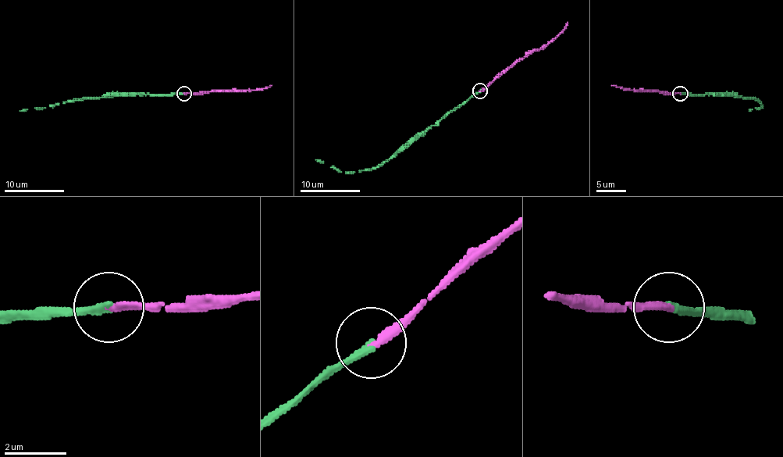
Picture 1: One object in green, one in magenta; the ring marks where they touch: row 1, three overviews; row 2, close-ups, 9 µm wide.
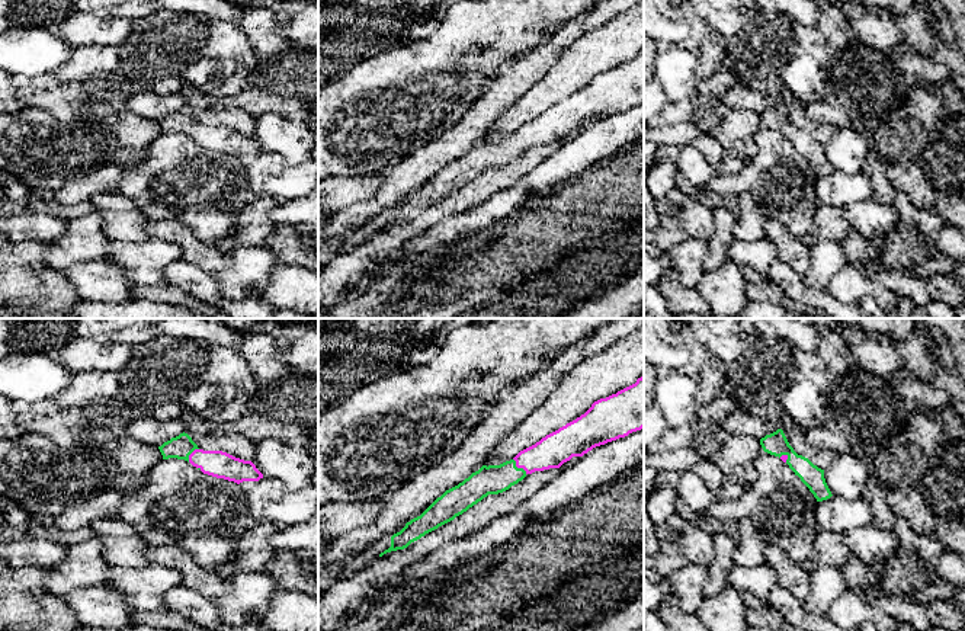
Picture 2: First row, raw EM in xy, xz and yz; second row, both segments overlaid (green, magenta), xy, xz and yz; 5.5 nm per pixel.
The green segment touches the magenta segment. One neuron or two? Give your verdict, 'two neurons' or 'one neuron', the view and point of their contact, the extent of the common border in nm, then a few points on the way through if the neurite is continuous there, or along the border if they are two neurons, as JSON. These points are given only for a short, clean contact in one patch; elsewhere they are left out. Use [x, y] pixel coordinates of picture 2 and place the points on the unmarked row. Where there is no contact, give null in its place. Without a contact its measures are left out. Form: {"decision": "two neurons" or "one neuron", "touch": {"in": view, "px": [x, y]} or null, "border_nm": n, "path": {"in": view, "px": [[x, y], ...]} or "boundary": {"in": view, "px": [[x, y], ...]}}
{"decision": "one neuron", "touch": {"in": "xz", "px": [516, 141]}, "border_nm": 120}

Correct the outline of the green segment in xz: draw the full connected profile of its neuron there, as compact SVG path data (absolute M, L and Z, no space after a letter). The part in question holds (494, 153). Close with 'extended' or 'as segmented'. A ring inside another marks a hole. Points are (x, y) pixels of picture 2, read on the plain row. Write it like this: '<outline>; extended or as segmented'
M644 49L635 58L600 73L591 81L535 119L500 140L482 140L458 160L446 164L420 190L391 211L391 221L379 228L404 224L426 208L453 195L488 169L498 169L528 148L560 142L573 131L625 112L644 102Z; extended

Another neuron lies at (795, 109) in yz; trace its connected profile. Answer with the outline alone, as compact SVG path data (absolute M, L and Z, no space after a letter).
M786 93L783 96L785 102L782 105L794 125L808 132L818 142L827 144L834 135L836 128L811 121L805 112L804 103Z

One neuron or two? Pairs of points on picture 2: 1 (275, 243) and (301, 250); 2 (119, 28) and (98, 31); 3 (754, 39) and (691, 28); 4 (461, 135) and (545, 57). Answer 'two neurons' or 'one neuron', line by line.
1: one neuron
2: one neuron
3: two neurons
4: one neuron

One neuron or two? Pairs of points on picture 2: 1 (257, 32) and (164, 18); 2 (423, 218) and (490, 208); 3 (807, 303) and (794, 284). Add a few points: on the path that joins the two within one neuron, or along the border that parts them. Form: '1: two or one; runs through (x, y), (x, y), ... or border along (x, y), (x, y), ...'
1: two; border along (236, 22), (259, 54)
2: two; border along (484, 201), (445, 215), (423, 231)
3: one; runs through (805, 298), (795, 288)

